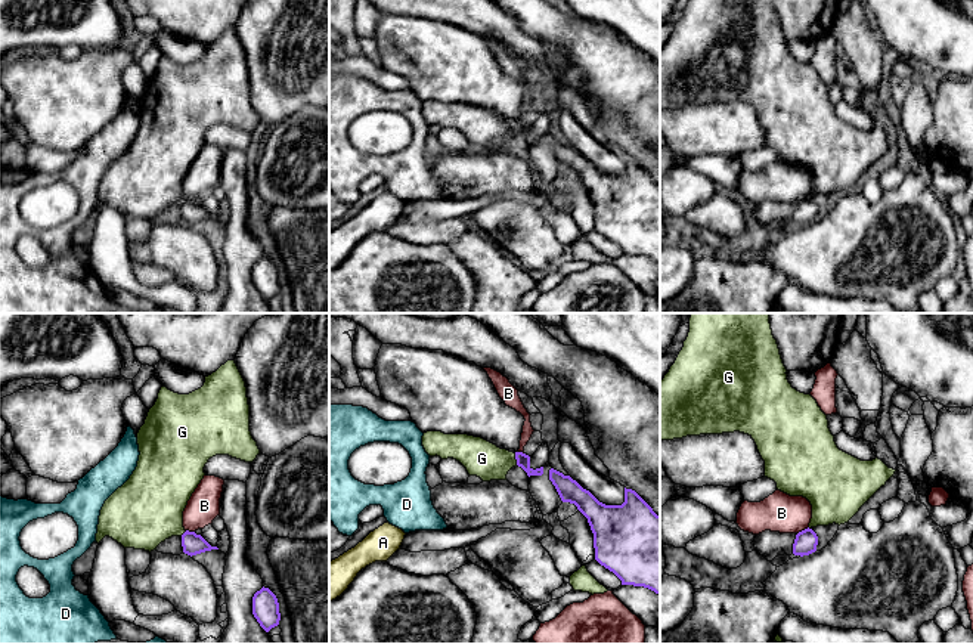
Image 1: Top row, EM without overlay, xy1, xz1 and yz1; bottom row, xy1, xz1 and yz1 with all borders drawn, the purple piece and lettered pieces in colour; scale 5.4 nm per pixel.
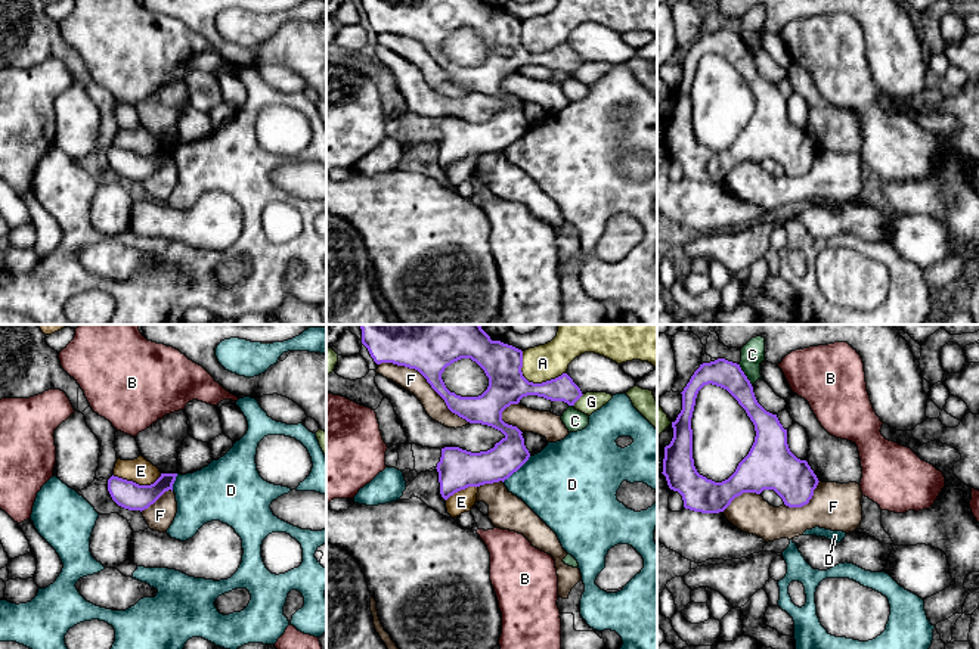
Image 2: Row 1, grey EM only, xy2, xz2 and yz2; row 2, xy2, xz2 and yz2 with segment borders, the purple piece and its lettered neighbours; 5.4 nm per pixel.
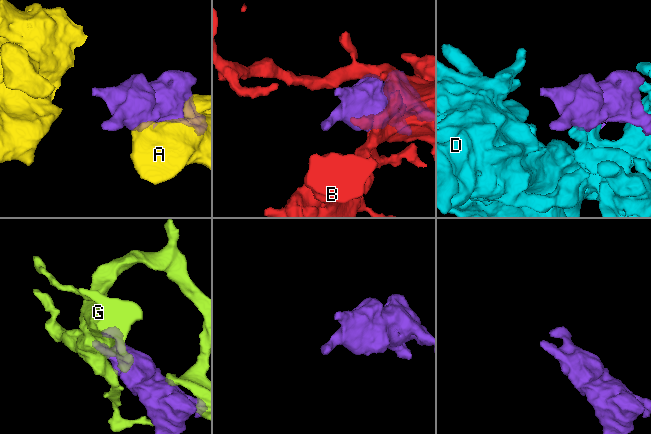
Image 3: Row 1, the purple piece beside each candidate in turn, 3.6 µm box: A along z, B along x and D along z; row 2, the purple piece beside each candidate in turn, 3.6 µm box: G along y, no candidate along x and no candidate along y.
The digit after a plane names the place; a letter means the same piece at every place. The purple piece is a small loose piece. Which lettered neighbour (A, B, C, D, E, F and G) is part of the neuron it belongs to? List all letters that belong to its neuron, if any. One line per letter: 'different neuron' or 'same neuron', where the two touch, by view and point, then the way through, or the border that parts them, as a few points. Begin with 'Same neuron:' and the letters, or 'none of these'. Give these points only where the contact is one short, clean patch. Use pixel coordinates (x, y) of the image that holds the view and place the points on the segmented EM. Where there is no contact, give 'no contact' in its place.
Same neuron: none of these
A: different neuron; meets purple in xz2 at (532, 382); border along xz2 (521, 351), (521, 373), (529, 381), (545, 382), (566, 372)
B: different neuron; meets purple in yz1 at (802, 531); border along yz1 (808, 526), (798, 533)
C: different neuron; meets purple in yz2 at (746, 376)
D: different neuron; meets purple in xz2 at (516, 471)
E: different neuron; meets purple in xy2 at (136, 484)
F: different neuron; meets purple in xz2 at (427, 381)
G: different neuron; meets purple in xz2 at (578, 398)

